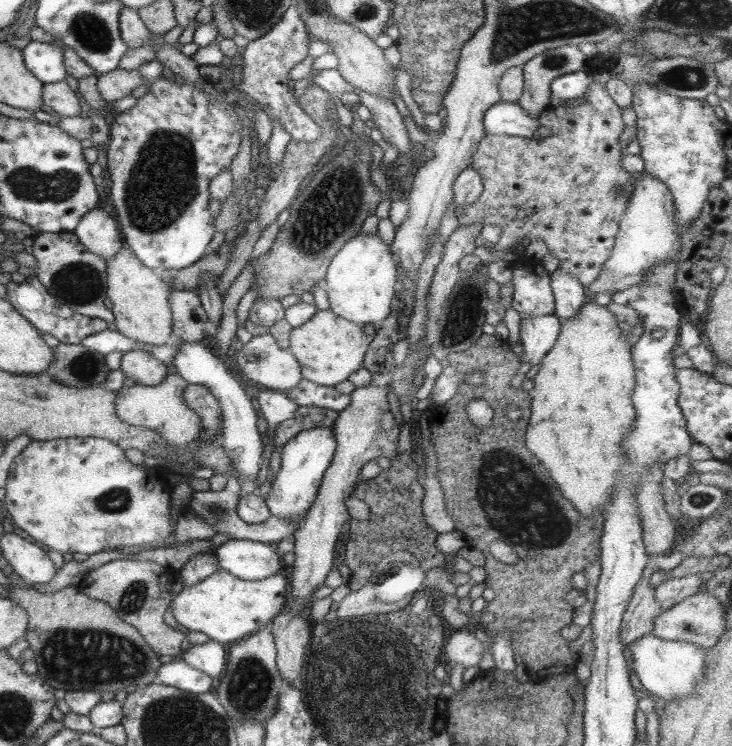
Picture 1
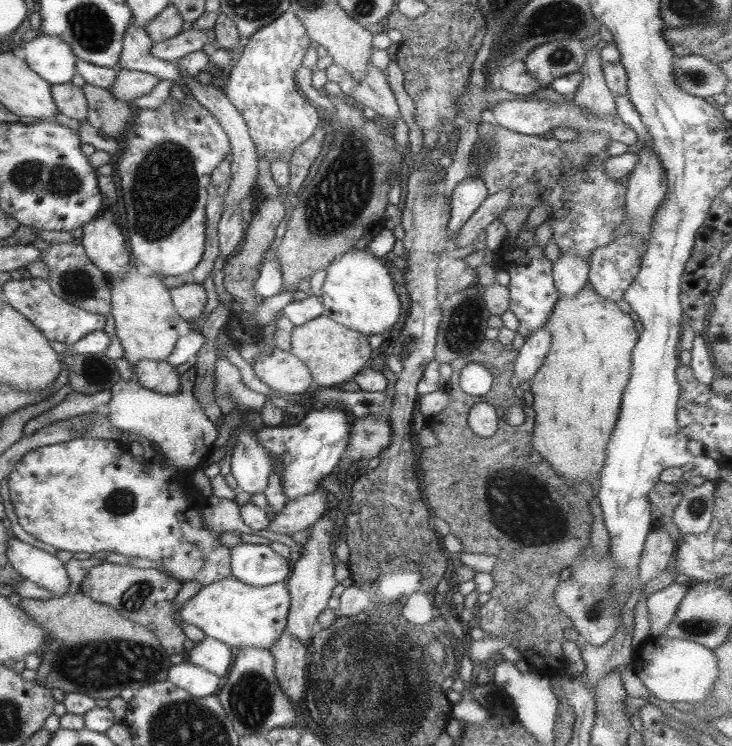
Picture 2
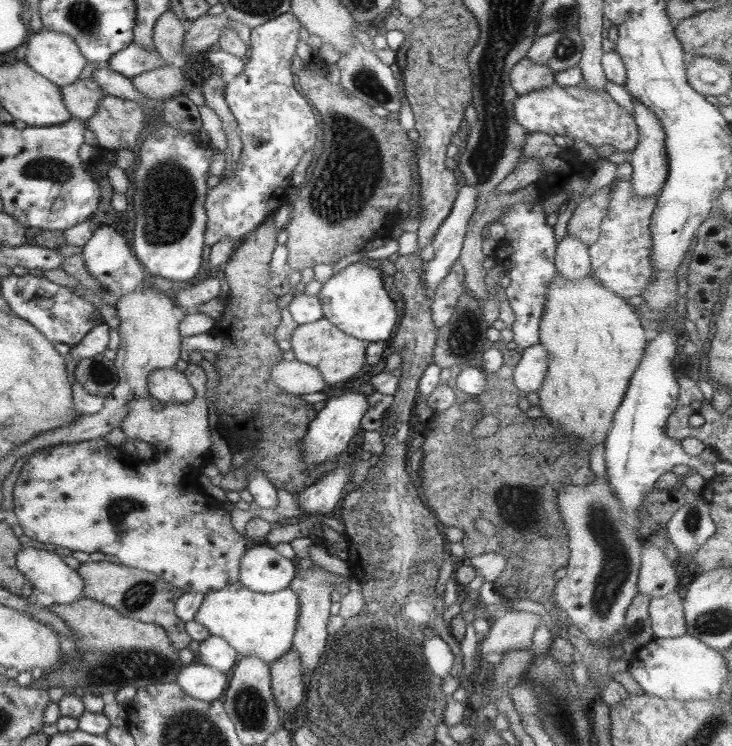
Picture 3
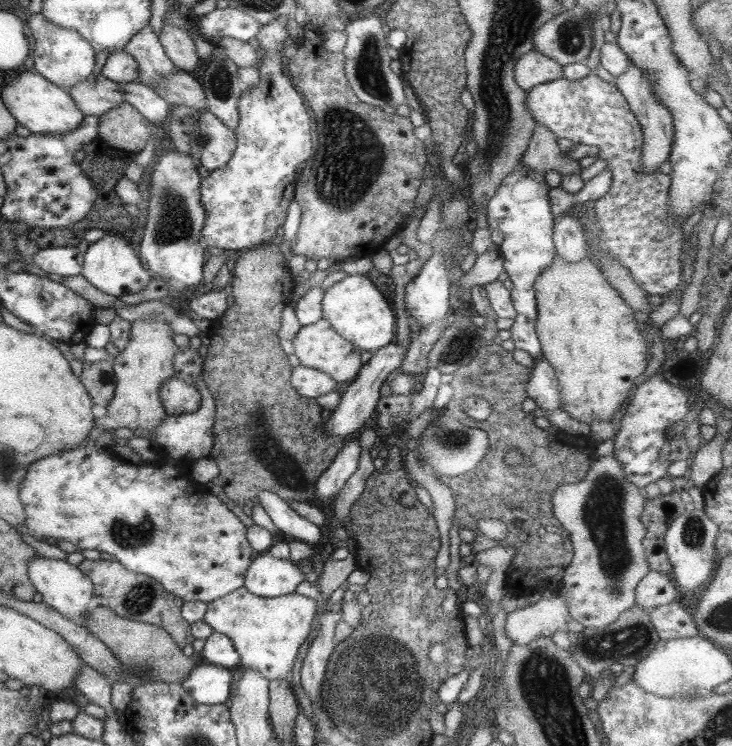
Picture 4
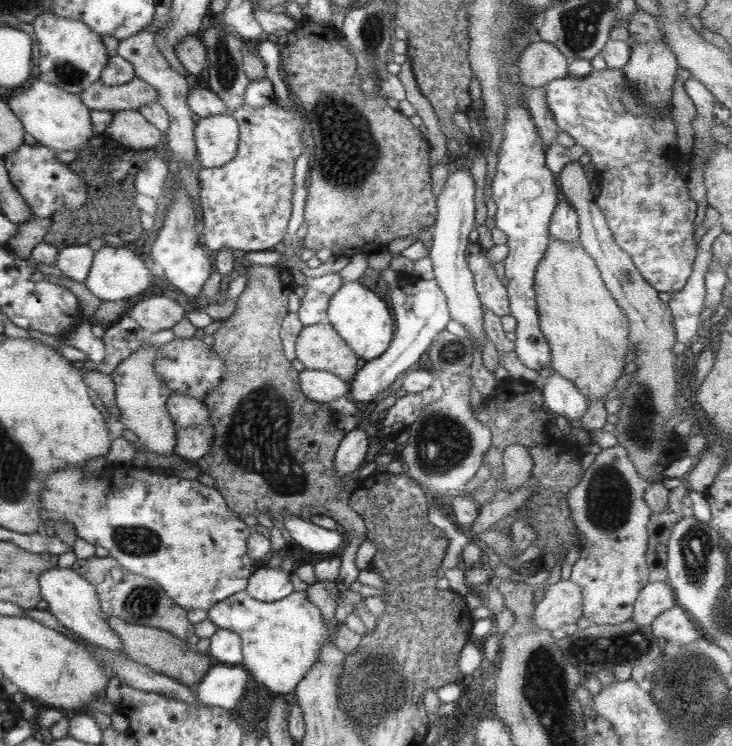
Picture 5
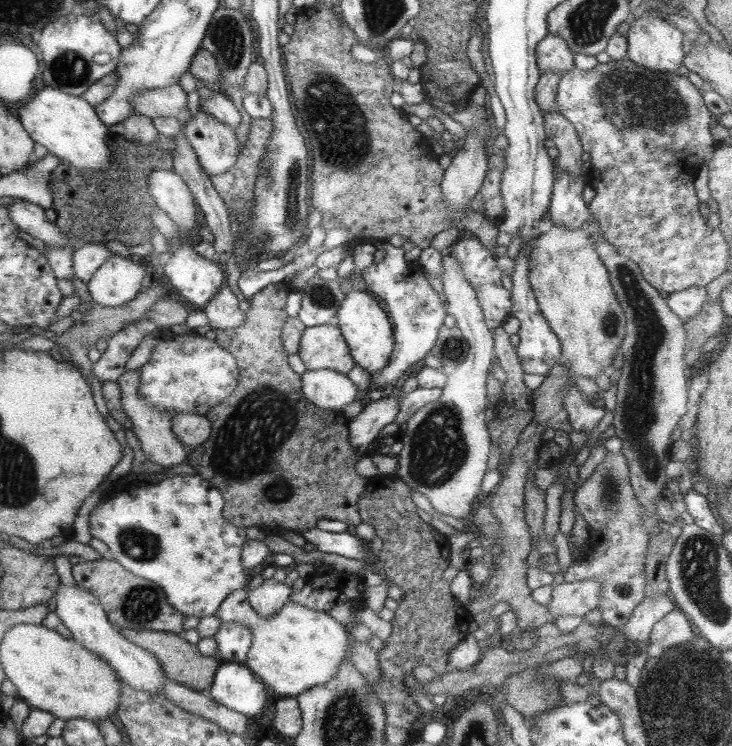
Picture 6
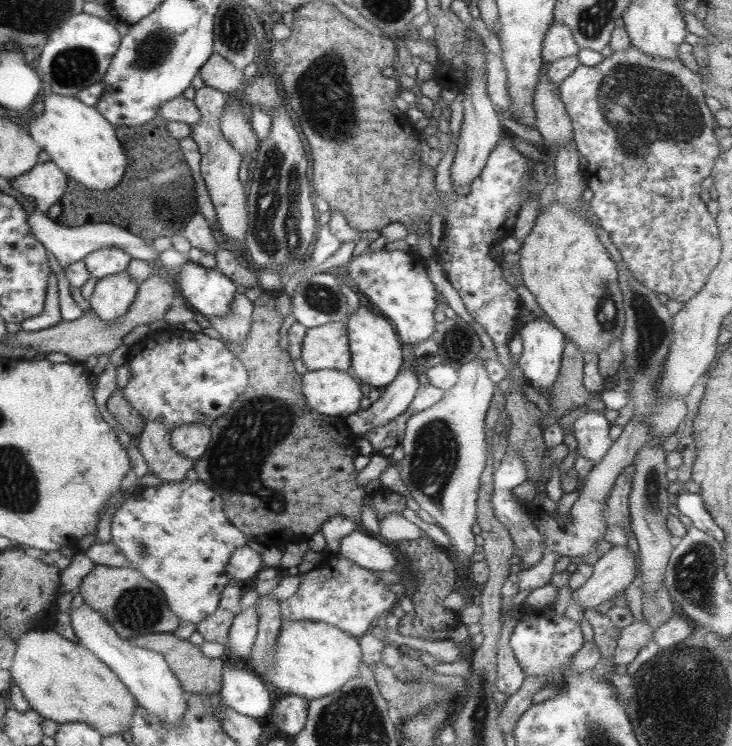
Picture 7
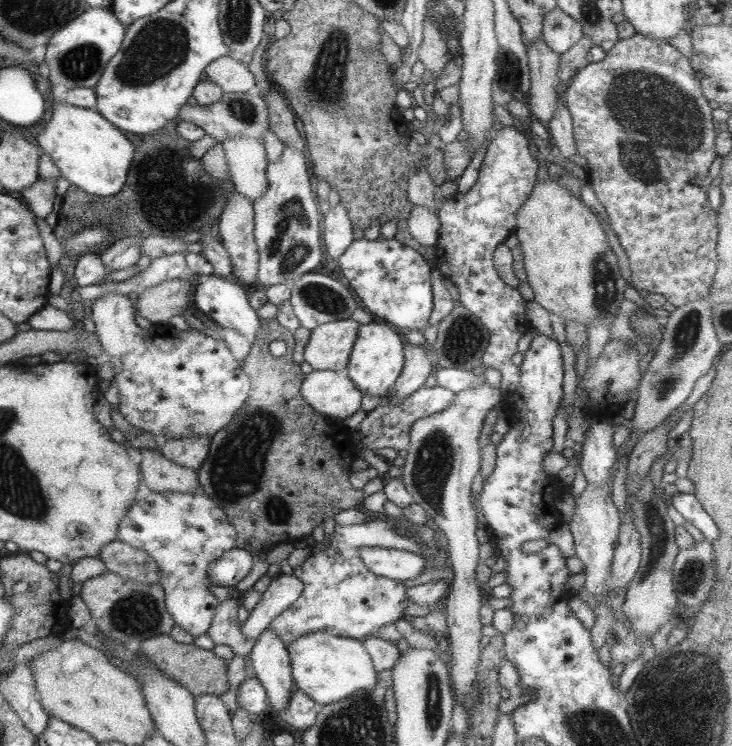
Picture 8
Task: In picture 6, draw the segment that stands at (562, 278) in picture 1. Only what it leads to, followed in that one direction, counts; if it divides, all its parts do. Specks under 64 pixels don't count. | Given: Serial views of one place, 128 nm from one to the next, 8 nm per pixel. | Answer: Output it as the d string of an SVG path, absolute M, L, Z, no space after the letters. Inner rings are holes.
M566 172L558 174L554 181L548 208L552 226L567 230L581 229L591 218L588 206L581 199L581 191L587 184L587 177L571 176Z

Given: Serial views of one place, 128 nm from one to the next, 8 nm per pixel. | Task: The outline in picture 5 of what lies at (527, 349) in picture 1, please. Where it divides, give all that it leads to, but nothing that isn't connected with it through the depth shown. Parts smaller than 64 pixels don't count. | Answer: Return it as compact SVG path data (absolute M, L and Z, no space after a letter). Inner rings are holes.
M555 371L539 382L543 407L549 414L555 413L567 422L579 420L589 404L575 387Z

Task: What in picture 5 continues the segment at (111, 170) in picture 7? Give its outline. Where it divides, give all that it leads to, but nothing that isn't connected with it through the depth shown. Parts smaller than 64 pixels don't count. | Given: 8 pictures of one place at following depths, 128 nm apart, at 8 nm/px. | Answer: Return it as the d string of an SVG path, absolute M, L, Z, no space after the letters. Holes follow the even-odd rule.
M42 77L35 80L23 92L15 92L7 98L7 106L20 120L24 131L37 143L57 151L78 151L88 144L91 134L89 109L79 100L78 95L65 92Z

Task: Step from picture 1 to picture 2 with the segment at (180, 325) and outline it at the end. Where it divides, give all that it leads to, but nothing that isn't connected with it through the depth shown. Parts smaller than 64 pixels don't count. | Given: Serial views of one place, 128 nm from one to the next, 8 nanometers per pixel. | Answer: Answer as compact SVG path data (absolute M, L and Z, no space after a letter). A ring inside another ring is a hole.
M182 284L179 287L169 289L171 305L181 321L187 322L192 329L201 315L206 304L206 293L202 285Z

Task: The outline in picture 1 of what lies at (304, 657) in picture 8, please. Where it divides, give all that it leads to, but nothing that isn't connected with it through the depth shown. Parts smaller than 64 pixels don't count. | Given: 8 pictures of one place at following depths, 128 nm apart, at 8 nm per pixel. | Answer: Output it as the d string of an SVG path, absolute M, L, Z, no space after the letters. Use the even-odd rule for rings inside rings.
M223 569L195 583L193 586L182 587L170 600L171 616L177 624L181 624L188 632L200 632L215 642L237 642L251 633L268 627L270 620L282 612L286 595L289 590L288 581L279 573L267 575L261 580L241 580Z

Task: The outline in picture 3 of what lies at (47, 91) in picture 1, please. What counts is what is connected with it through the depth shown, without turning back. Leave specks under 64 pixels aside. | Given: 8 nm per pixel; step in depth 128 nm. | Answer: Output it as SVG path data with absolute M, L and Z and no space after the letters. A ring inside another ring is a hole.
M83 79L58 87L61 102L70 114L70 118L87 120L96 109L103 95L102 90L91 80Z

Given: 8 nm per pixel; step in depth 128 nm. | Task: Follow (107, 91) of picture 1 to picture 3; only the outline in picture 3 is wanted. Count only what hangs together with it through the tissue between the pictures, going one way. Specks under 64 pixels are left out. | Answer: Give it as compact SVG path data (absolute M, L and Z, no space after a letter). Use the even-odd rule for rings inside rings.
M165 64L159 69L137 74L130 81L141 96L162 101L171 95L185 94L191 86L177 64Z

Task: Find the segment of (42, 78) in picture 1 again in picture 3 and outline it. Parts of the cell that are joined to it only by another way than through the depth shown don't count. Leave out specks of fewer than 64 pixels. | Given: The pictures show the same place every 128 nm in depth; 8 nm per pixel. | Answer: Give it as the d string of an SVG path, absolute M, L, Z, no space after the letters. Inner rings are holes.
M44 28L29 36L23 60L35 73L58 87L77 81L86 65L72 38Z

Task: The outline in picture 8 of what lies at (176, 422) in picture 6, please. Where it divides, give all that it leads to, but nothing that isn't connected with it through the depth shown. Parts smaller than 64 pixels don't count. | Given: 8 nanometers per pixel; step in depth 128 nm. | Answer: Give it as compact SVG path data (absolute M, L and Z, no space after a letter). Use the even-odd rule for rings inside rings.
M203 435L182 436L166 441L160 452L171 462L196 471L207 454L209 443L210 439Z

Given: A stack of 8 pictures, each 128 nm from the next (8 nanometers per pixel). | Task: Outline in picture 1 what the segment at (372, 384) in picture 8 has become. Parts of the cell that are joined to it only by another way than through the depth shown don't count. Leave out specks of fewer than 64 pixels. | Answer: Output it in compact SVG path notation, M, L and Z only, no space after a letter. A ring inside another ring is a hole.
M359 232L346 240L331 259L323 281L329 300L329 312L361 326L385 320L391 314L391 299L398 286L395 262L391 254L390 245L384 243L376 232Z

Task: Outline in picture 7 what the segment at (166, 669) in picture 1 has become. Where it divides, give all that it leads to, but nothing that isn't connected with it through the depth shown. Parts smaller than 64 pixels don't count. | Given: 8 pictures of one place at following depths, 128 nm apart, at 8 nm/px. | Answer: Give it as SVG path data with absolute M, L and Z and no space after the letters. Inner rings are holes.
M246 665L223 670L217 693L223 705L254 719L265 716L272 707L263 677L255 675Z

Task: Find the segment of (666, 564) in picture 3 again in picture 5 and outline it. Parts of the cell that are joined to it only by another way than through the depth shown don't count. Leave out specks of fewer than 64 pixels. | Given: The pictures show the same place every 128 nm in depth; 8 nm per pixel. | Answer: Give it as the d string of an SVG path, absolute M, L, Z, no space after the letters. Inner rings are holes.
M666 581L648 582L632 604L630 619L639 626L650 625L660 612L671 608L675 602L672 588Z

